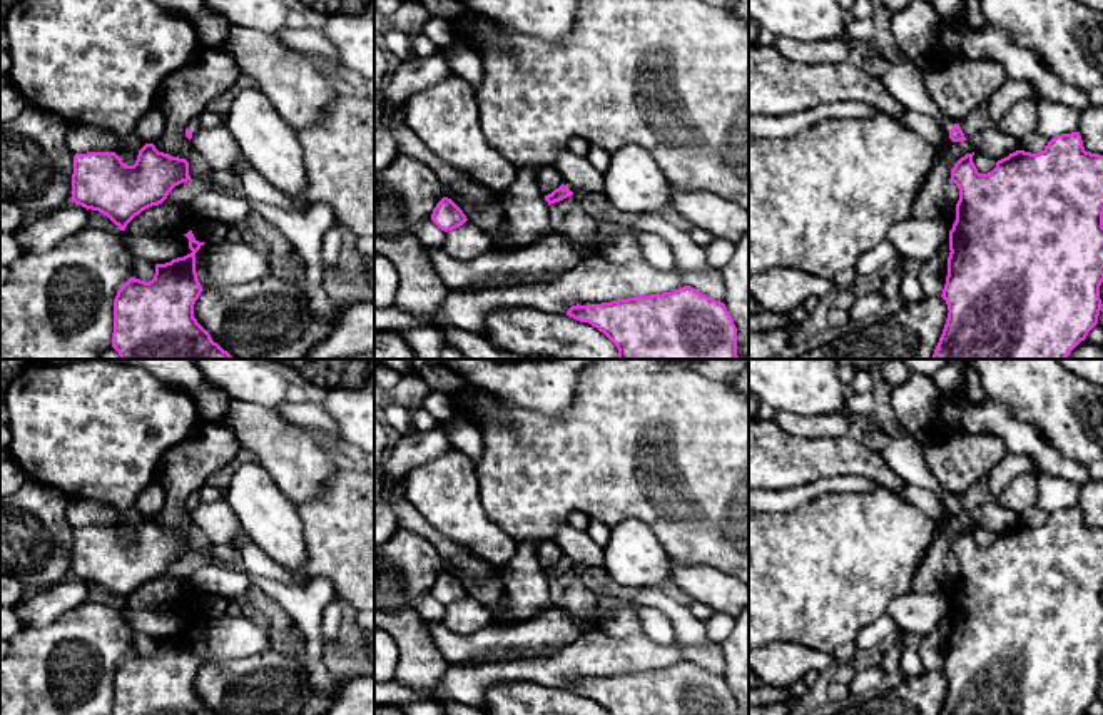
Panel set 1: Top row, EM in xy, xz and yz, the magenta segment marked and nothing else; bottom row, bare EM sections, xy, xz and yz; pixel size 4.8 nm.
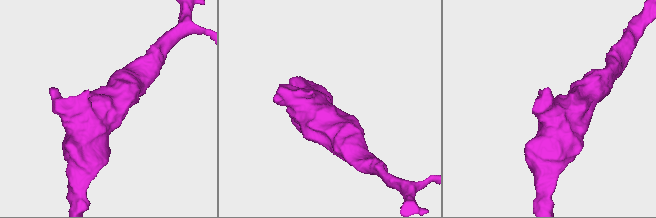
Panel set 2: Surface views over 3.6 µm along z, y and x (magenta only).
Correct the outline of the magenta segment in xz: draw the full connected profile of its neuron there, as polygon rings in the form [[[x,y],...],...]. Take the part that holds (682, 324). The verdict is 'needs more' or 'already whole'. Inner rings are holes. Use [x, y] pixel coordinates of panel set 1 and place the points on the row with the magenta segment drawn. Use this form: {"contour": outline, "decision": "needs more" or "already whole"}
{"contour": [[[690,286],[602,304],[577,304],[567,316],[603,332],[617,346],[618,359],[739,359],[737,327],[725,304]]], "decision": "already whole"}

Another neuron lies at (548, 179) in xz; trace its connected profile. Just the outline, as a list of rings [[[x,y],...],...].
[[[541,167],[536,174],[536,182],[541,194],[548,195],[563,184],[563,177],[555,167]]]

